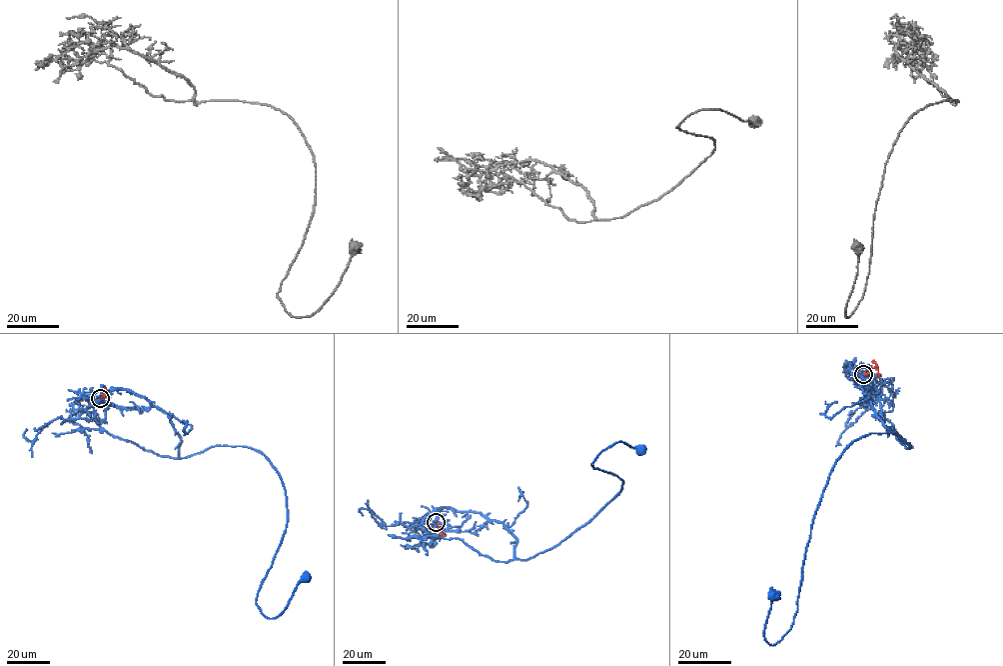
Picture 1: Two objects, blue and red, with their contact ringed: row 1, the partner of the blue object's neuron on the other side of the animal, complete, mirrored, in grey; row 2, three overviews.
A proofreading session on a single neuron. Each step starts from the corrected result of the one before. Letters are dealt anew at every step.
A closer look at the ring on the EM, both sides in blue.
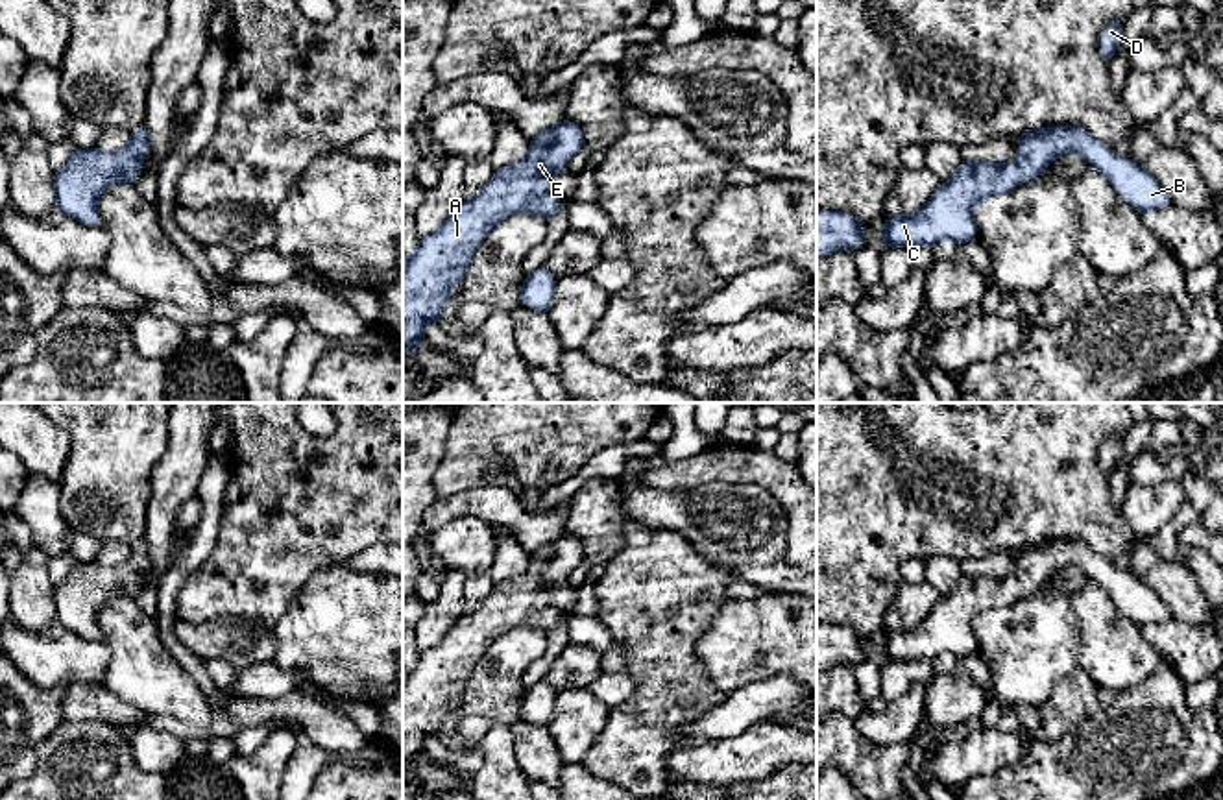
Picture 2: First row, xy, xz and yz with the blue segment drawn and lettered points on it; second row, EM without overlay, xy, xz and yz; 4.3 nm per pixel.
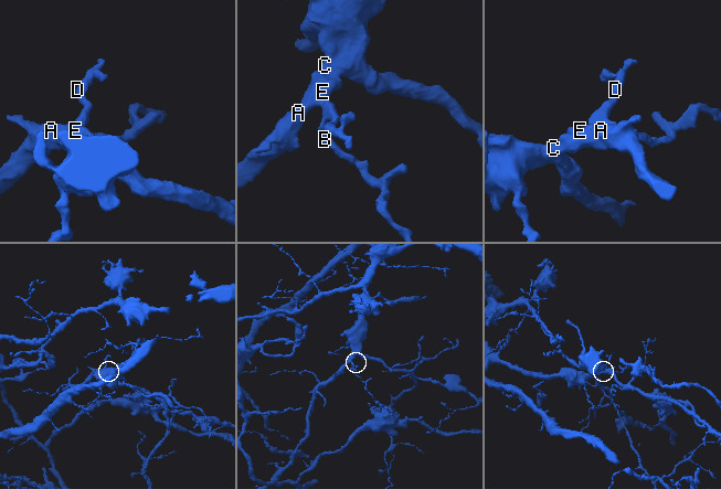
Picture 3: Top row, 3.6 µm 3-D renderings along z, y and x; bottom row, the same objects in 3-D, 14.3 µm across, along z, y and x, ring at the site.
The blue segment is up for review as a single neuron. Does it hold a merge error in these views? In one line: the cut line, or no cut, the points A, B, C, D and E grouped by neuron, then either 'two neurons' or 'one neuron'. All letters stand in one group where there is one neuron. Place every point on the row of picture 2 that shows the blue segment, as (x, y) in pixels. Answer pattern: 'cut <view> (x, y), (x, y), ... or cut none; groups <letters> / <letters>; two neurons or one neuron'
cut none; groups A B C D E; one neuron

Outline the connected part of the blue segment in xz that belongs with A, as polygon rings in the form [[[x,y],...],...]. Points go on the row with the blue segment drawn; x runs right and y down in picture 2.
[[[562,120],[532,137],[521,161],[495,168],[486,187],[475,198],[464,200],[436,233],[419,238],[416,251],[403,259],[403,357],[419,347],[430,323],[440,325],[442,310],[453,301],[451,288],[462,285],[477,248],[499,222],[525,211],[547,220],[560,211],[562,198],[551,190],[551,174],[565,170],[582,148],[584,129]]]

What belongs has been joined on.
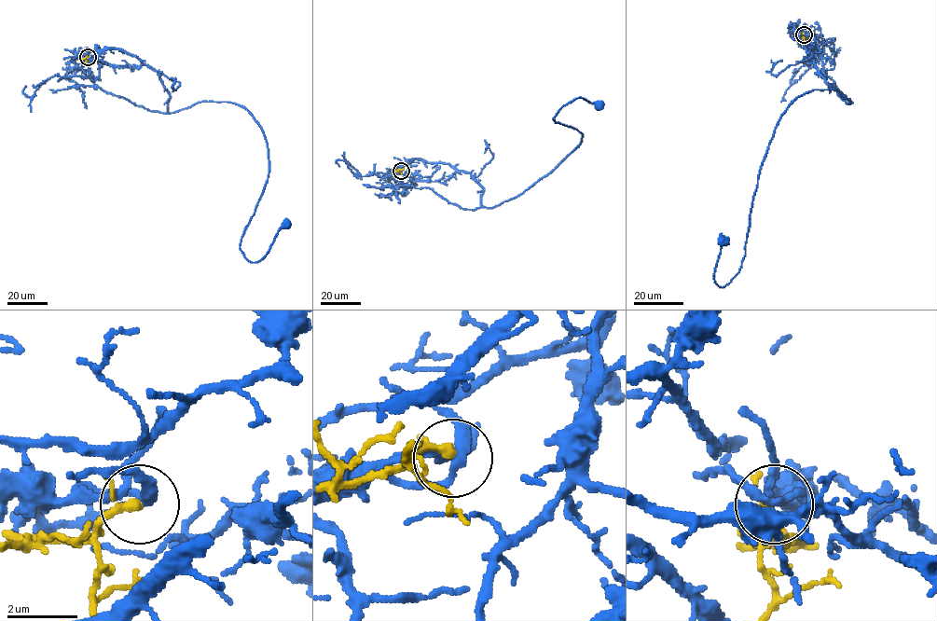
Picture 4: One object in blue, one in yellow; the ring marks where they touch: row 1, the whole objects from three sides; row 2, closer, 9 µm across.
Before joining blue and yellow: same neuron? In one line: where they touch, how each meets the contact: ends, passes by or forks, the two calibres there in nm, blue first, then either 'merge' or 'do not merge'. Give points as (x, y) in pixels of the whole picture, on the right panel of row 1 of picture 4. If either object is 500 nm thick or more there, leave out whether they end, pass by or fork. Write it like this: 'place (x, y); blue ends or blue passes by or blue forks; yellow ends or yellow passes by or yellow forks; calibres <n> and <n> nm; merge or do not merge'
place (804, 34); blue passes by; yellow passes by; calibres 240 and 190 nm; do not merge

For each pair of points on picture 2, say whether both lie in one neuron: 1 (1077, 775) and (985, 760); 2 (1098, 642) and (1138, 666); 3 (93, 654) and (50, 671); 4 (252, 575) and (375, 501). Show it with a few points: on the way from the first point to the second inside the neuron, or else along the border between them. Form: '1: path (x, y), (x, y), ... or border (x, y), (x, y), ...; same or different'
1: border (1031, 738), (1015, 762), (970, 778); different
2: path (1107, 645), (1120, 658), (1129, 660); same
3: path (82, 660), (61, 660); same
4: path (281, 544), (322, 503), (344, 503); same

